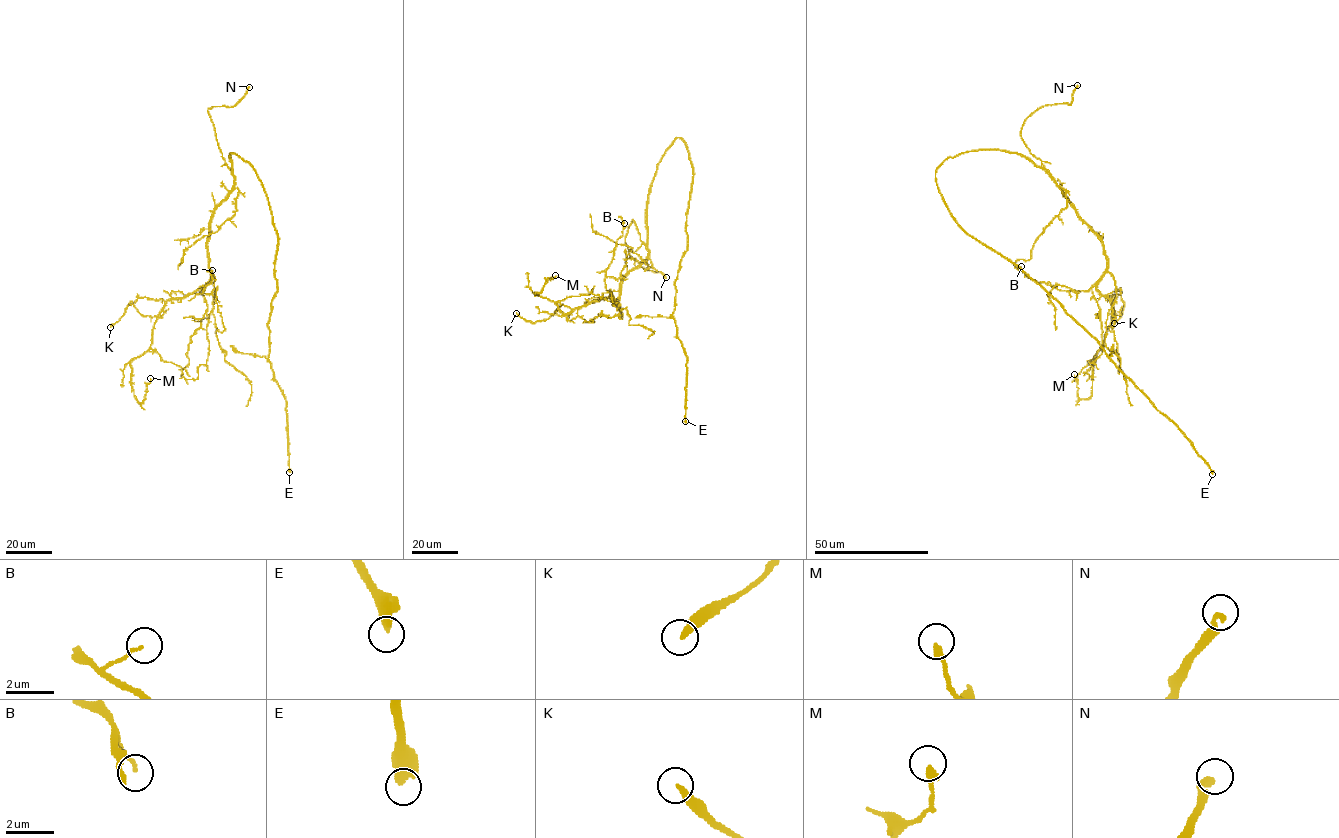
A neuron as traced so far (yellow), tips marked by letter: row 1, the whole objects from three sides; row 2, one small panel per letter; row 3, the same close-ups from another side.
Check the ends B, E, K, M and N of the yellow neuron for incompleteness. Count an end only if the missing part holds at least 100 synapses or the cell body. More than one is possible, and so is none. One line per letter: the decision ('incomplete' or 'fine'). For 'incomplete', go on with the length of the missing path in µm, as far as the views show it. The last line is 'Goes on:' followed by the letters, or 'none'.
B: fine
E: incomplete; about 450 µm are missing
K: fine
M: fine
N: incomplete; about 6 µm are missing
Goes on: E, N

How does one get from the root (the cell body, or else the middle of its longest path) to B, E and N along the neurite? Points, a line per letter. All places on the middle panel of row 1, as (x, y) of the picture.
B: (662, 155), (647, 206), (648, 255), (623, 278), (617, 308), (618, 302), (606, 289), (605, 270), (624, 223)
E: (662, 155), (680, 138), (693, 173), (687, 250), (675, 282), (672, 318), (686, 356), (685, 421)
N: (662, 155), (649, 195), (646, 244), (633, 220), (625, 242), (629, 254), (642, 267), (666, 277)

